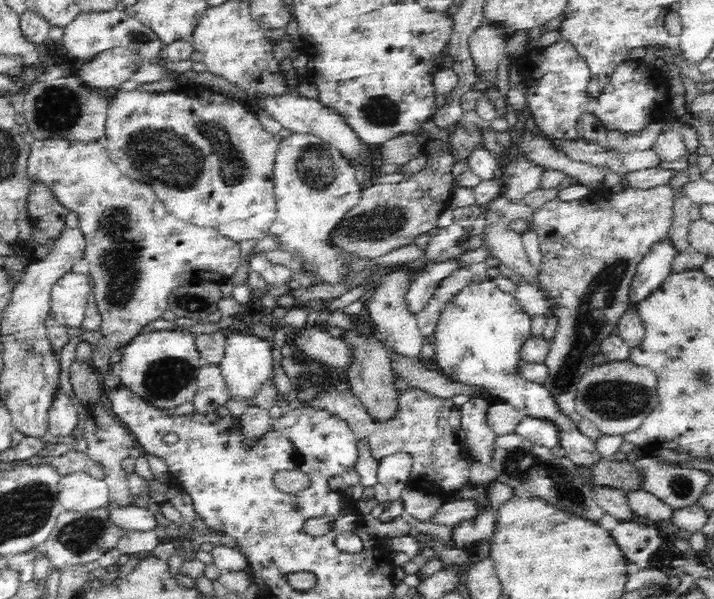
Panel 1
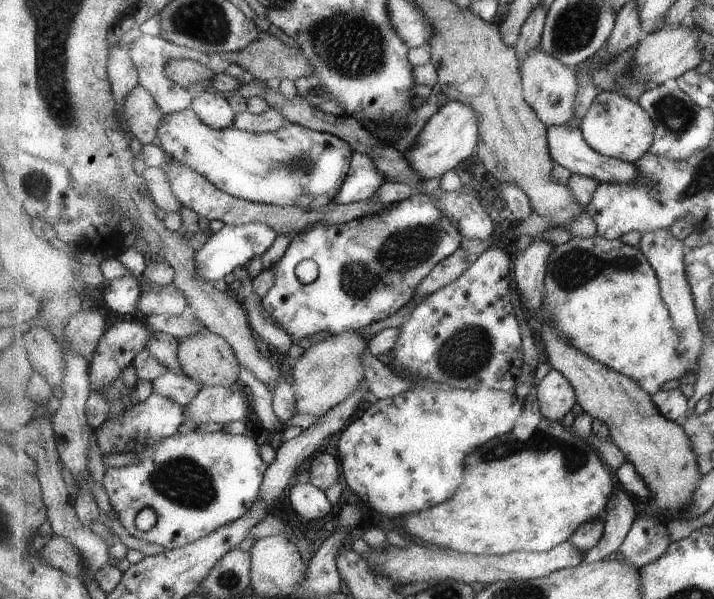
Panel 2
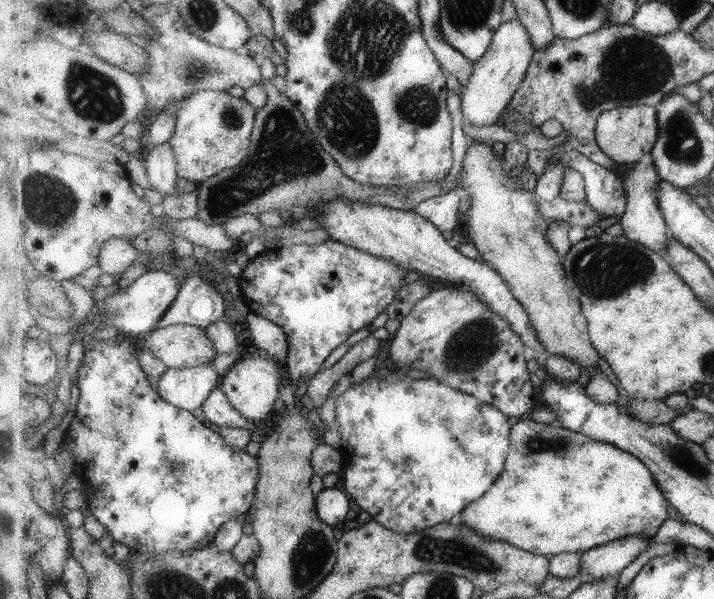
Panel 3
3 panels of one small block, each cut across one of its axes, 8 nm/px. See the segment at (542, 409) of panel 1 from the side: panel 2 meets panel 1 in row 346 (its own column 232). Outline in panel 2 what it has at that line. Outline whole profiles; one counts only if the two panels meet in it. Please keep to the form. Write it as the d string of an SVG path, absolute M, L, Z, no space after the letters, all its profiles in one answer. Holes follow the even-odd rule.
M194 429L186 436L173 436L157 443L138 447L134 452L139 463L119 468L106 468L103 485L107 489L114 511L124 528L133 537L176 549L210 535L226 524L234 523L261 498L262 484L270 464L261 454L253 434L236 435L227 431L199 432ZM143 508L151 508L157 521L149 531L139 531L135 518Z

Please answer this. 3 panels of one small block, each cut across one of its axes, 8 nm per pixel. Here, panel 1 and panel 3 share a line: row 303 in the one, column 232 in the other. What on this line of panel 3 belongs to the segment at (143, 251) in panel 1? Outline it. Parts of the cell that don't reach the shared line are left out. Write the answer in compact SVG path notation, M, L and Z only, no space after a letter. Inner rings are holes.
M213 89L199 90L188 99L180 102L180 109L176 115L174 133L169 140L173 146L178 164L178 176L195 182L197 186L206 183L210 178L227 169L238 167L245 162L251 146L252 132L255 128L257 109L242 97L236 98L227 91Z

